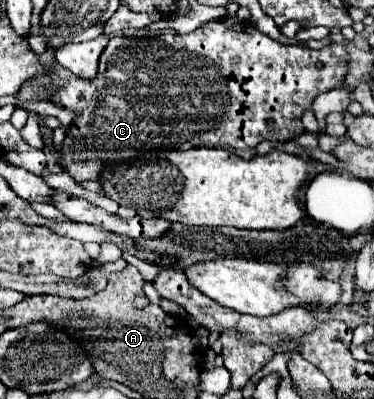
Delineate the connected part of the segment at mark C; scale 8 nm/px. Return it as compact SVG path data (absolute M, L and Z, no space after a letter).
M209 21L203 29L195 29L193 33L187 33L187 35L163 35L163 37L153 37L153 39L113 37L109 41L109 45L105 47L105 51L101 53L97 77L93 77L93 79L73 77L53 97L55 105L73 109L77 113L77 117L71 123L69 133L65 135L63 149L57 153L59 155L59 165L75 181L87 181L87 179L97 181L99 179L99 171L105 171L107 163L125 161L127 157L135 157L137 153L141 155L141 153L147 153L147 151L187 151L187 149L193 149L193 147L211 147L211 149L225 149L225 151L237 153L237 155L247 159L247 157L251 157L255 153L255 147L261 141L265 141L265 139L269 139L269 141L291 141L291 139L303 135L305 127L301 123L301 115L311 109L311 105L313 105L313 101L315 101L315 97L319 93L327 93L331 89L337 89L337 87L345 85L347 63L349 63L349 53L339 43L331 43L331 45L319 49L319 51L303 47L303 45L285 45L285 43L279 43L279 41L271 39L269 35L261 33L253 23L237 23L237 25L231 27L227 23Z

